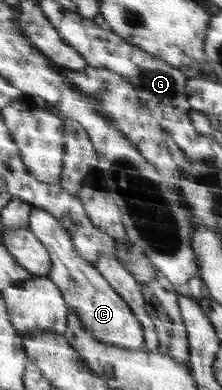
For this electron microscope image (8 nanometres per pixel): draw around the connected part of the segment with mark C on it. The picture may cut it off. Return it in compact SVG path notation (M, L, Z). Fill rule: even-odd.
M31 206L31 216L29 229L39 238L43 245L47 247L47 251L51 257L51 270L48 271L47 277L56 286L59 286L60 292L64 298L64 301L68 304L69 311L76 311L79 318L83 321L83 327L87 329L87 332L91 332L95 338L101 340L101 342L107 342L107 344L113 344L118 348L140 349L144 347L146 343L146 337L143 333L143 325L139 319L135 316L134 310L130 308L126 301L111 287L111 284L103 276L103 273L99 271L90 261L87 261L84 257L79 255L79 252L72 246L72 237L64 226L60 226L60 220L54 218L48 211Z

